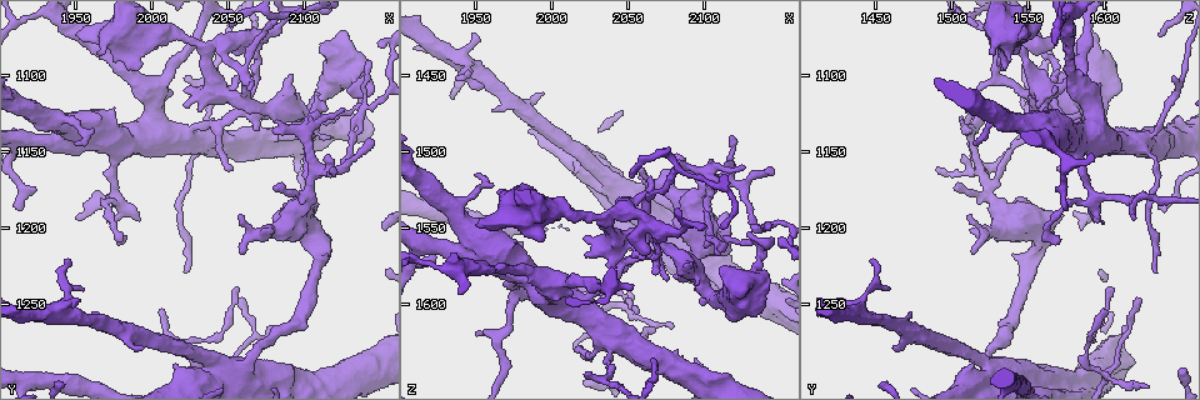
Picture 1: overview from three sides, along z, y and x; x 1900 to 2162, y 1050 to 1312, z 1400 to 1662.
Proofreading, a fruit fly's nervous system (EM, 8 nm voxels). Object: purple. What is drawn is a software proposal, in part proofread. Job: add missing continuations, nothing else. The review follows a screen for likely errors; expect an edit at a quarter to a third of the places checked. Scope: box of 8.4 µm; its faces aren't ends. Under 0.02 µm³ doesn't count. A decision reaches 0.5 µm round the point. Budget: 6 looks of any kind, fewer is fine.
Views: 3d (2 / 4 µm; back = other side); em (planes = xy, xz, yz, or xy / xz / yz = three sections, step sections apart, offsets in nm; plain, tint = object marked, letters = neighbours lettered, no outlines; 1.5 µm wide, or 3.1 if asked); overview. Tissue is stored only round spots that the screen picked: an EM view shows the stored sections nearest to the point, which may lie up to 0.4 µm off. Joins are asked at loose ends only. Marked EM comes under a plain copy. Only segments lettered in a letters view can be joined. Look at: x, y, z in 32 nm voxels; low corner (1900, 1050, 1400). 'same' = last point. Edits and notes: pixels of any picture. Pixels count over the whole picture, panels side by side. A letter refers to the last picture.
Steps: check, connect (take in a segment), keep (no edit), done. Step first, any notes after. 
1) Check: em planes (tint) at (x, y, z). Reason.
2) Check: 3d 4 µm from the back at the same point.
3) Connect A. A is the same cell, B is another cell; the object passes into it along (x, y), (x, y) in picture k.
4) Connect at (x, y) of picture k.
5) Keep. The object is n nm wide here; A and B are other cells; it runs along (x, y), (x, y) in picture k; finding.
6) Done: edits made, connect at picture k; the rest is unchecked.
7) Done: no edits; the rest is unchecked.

Check: em yz step 8 (letters) at (2022, 1230, 1632). Free end.

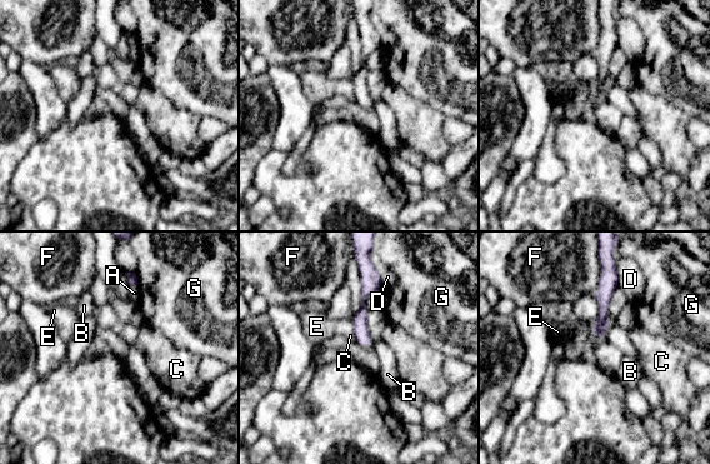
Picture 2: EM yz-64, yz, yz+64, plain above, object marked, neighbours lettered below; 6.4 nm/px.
Check: em planes (letters) at the same point. Another direction.

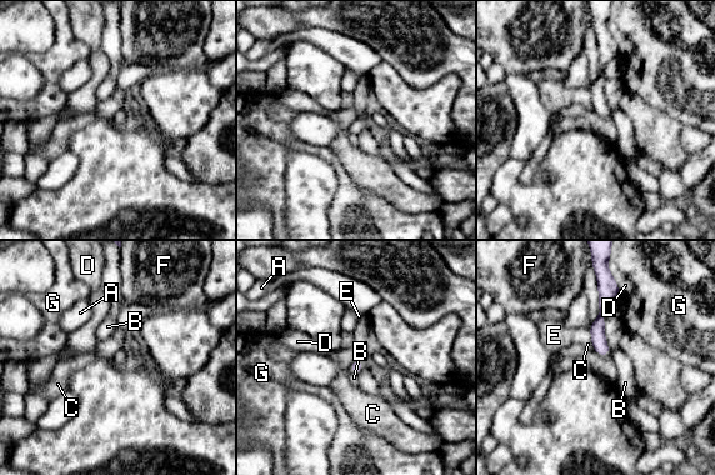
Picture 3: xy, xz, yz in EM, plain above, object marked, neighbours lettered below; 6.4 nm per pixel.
Keep. A, B, C, D, E, F and G are other cells; it runs along (603, 285), (599, 345), (605, 351) in picture 3; none of them fits.

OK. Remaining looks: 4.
Check: em planes (letters) at (2094, 1184, 1634).

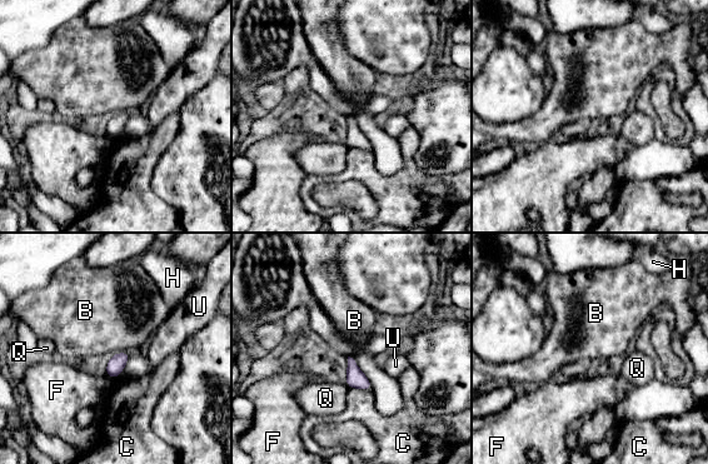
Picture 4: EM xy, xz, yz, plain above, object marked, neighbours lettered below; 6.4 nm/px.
Keep. The object is 90 nm wide here; the longest contact is with C, 150 nm; B, C, F, H, Q and U are other cells; no lettered segment goes on from it.

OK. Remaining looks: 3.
Check: em planes (letters) at (1982, 1094, 1536). Free end.

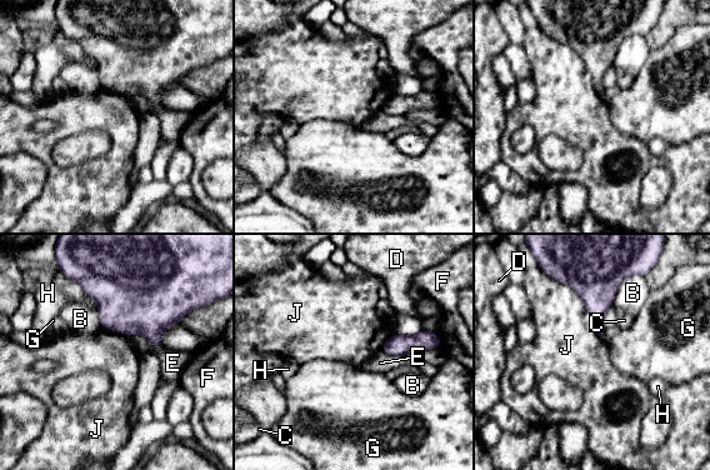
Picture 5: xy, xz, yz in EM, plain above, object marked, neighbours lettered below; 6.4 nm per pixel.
Keep. B, C, D, E, F, G, H and J are other cells; a border runs along (128, 334), (164, 346) in picture 5; no lettered segment goes on from it.

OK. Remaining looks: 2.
Done: no edits; the rest is unchecked.

